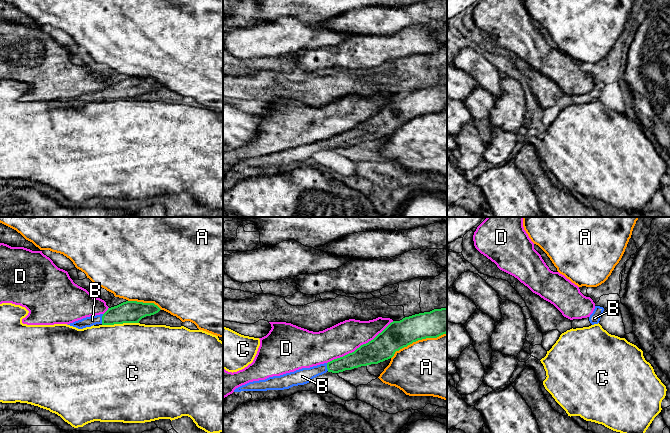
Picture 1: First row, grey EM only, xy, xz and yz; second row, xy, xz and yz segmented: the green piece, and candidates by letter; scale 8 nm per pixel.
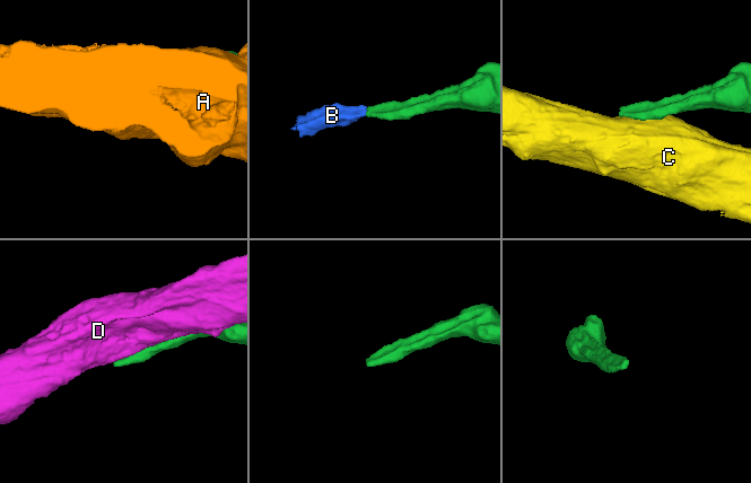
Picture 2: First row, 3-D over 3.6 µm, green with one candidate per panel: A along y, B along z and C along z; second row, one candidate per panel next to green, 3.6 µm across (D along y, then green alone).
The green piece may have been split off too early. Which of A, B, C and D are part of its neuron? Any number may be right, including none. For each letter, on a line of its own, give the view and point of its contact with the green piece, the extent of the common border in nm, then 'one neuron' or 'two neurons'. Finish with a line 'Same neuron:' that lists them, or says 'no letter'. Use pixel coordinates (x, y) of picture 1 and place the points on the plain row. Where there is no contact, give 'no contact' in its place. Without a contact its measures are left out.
A: contact xz (417, 116); length 500 nm; two neurons
B: contact xy (102, 95); length 80 nm; one neuron
C: contact xy (120, 99); length 300 nm; two neurons
D: contact xz (361, 121); length 650 nm; two neurons
Same neuron: B

